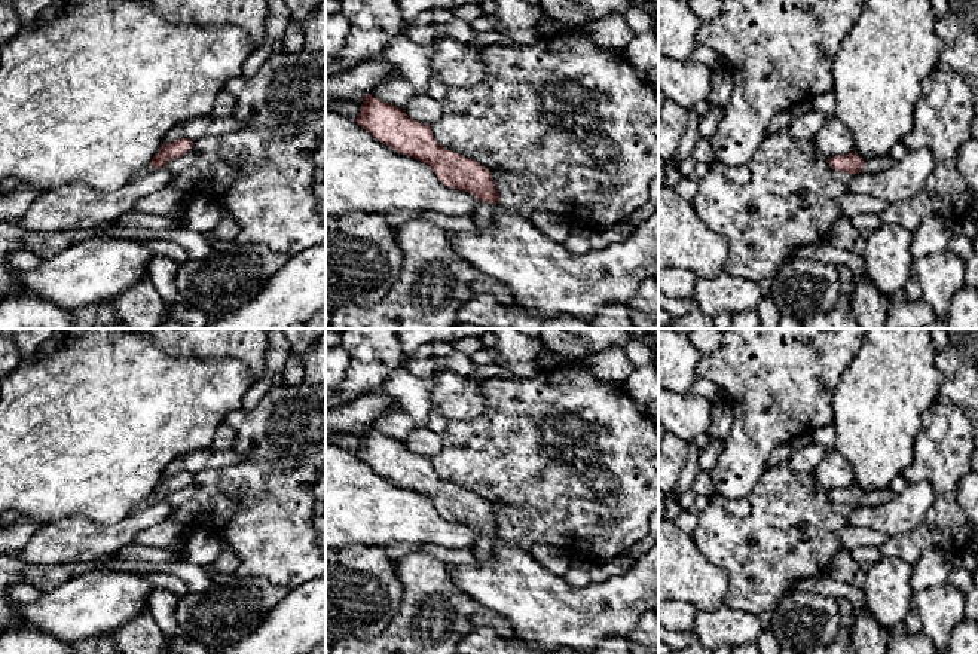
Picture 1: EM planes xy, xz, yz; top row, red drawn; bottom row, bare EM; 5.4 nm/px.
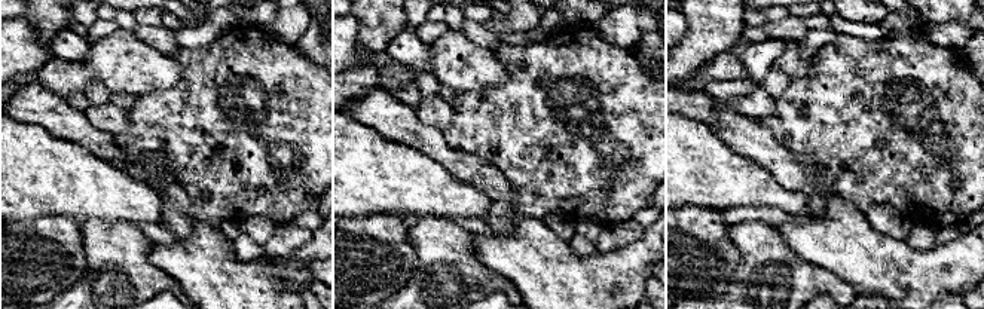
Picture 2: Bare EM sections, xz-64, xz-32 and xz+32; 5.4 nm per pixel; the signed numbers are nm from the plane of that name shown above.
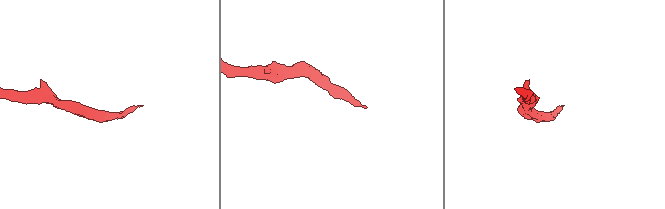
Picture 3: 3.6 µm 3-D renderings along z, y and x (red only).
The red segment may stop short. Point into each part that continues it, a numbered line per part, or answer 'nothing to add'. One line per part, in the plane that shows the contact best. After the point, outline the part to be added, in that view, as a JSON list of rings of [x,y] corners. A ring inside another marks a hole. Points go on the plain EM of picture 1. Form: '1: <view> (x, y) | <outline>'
1: xz (483, 549) | [[[479,534],[473,553],[480,562],[489,562],[493,557],[493,544],[496,538],[486,534]]]

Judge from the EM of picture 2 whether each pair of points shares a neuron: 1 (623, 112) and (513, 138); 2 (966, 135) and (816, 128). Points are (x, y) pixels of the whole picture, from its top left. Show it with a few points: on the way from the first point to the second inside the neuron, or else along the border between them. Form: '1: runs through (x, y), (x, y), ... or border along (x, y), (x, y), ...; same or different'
1: runs through (601, 134), (543, 135); same
2: runs through (929, 141), (922, 147), (897, 128), (853, 128); same

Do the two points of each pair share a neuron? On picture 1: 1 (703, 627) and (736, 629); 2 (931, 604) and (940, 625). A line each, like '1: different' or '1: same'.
1: same
2: same

